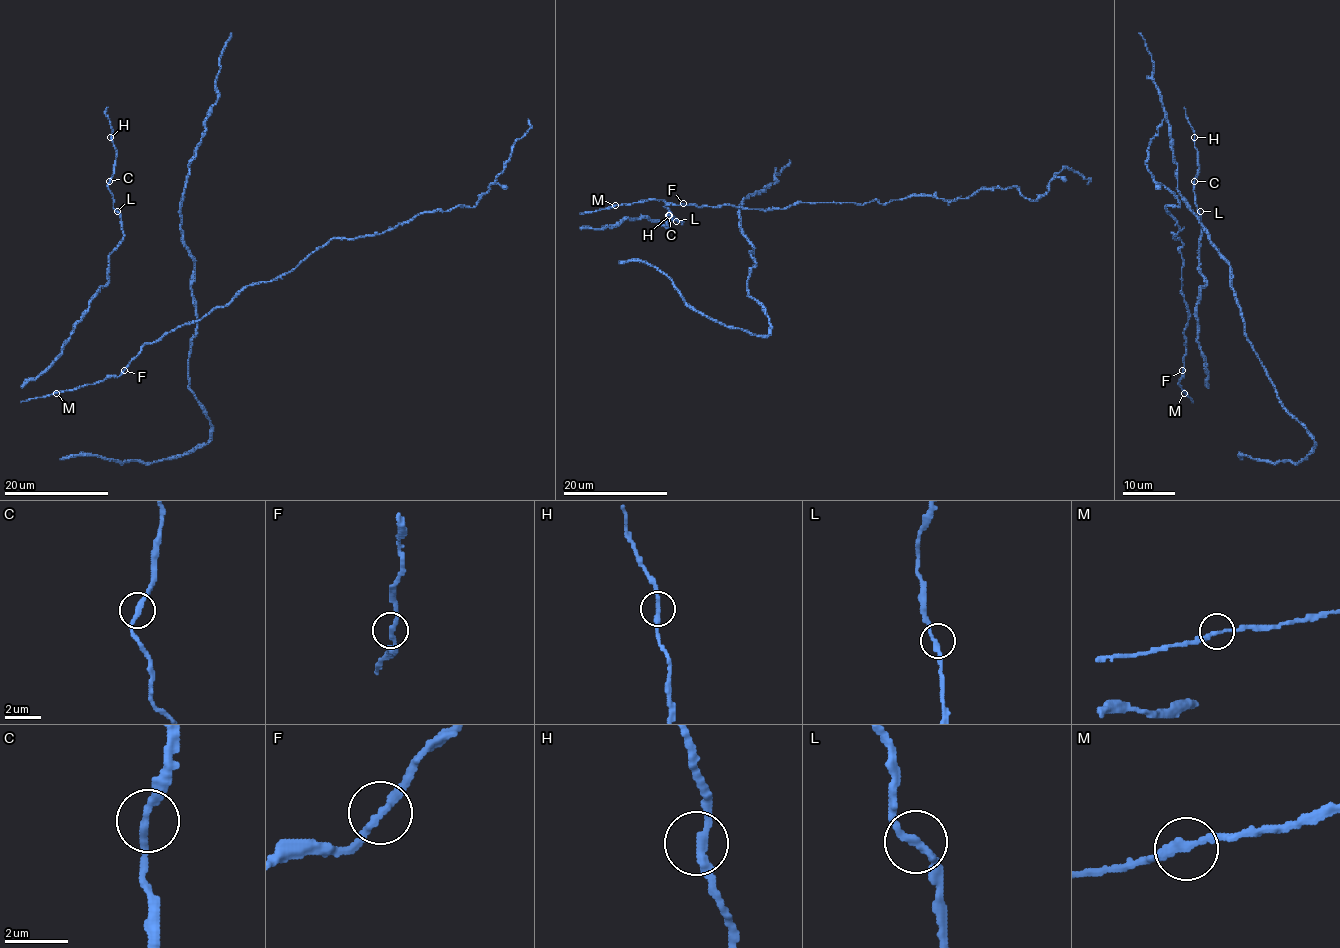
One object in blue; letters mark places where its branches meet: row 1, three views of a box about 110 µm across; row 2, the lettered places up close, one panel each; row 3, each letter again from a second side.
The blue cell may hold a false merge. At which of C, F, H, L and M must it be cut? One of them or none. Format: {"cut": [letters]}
{"cut": []}

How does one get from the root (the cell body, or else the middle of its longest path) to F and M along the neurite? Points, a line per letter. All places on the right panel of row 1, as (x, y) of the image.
F: (1188, 306), (1183, 370)
M: (1188, 306), (1189, 318), (1184, 329), (1184, 376), (1179, 380), (1184, 393)

